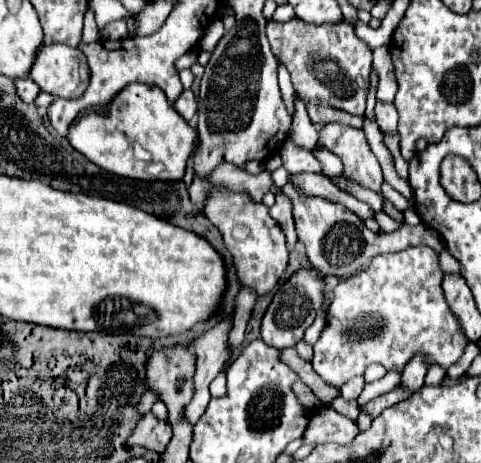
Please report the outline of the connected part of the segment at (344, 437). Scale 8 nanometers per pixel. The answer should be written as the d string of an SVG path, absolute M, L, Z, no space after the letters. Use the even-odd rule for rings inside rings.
M322 408L310 416L310 422L302 434L302 442L310 446L318 444L348 444L356 438L358 426L354 420L330 410Z

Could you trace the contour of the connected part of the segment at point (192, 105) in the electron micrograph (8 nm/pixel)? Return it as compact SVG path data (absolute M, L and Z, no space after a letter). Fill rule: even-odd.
M184 90L178 96L178 100L174 102L174 108L176 108L176 112L180 112L180 116L184 120L192 120L196 114L196 96L192 94L192 90Z

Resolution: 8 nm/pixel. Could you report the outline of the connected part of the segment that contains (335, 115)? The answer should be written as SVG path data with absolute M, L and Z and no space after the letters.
M308 104L308 116L312 120L312 124L316 126L326 126L326 124L346 124L346 126L352 126L352 128L358 128L362 130L364 128L364 118L356 118L348 112L342 112L342 110L336 110L336 108L324 108L324 106L314 106L314 104Z

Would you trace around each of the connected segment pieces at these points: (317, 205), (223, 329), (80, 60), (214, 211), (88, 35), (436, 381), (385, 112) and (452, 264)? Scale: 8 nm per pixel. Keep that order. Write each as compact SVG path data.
M288 182L284 186L284 194L292 198L294 202L294 218L296 218L296 232L300 242L306 248L308 260L310 264L322 272L322 274L334 274L338 278L346 278L352 276L360 270L364 270L368 266L368 262L378 256L378 254L386 254L386 252L400 252L412 246L420 246L426 244L432 250L436 250L438 254L448 250L446 242L432 232L428 226L418 224L418 226L402 226L396 232L374 234L370 232L364 222L346 206L338 204L338 202L330 202L326 198L306 198L302 194L298 194L292 184Z
M228 320L220 322L218 326L214 326L194 342L194 352L196 352L196 372L192 376L194 396L190 404L184 406L184 414L182 414L182 418L188 420L192 426L196 426L196 422L200 420L212 398L208 392L208 384L230 360L228 330L230 330L230 322Z
M64 44L40 46L30 68L30 78L52 96L78 98L88 86L88 64L78 48Z
M212 192L212 201L204 202L204 216L220 230L226 248L232 252L234 266L242 286L252 286L258 296L270 292L284 276L288 266L286 238L276 220L270 216L270 208L264 202L254 202L248 192Z
M88 10L86 18L84 18L84 36L82 42L92 42L98 40L98 30L96 30L96 22L94 22L94 12Z
M438 365L431 366L424 378L424 385L426 386L438 386L441 385L443 378L446 375L446 371Z
M378 100L376 102L376 122L378 122L382 132L396 132L396 124L398 124L396 106Z
M450 252L440 254L440 264L442 264L442 270L444 270L444 272L460 274L460 270L462 270L462 264L460 264L460 262L450 254Z

